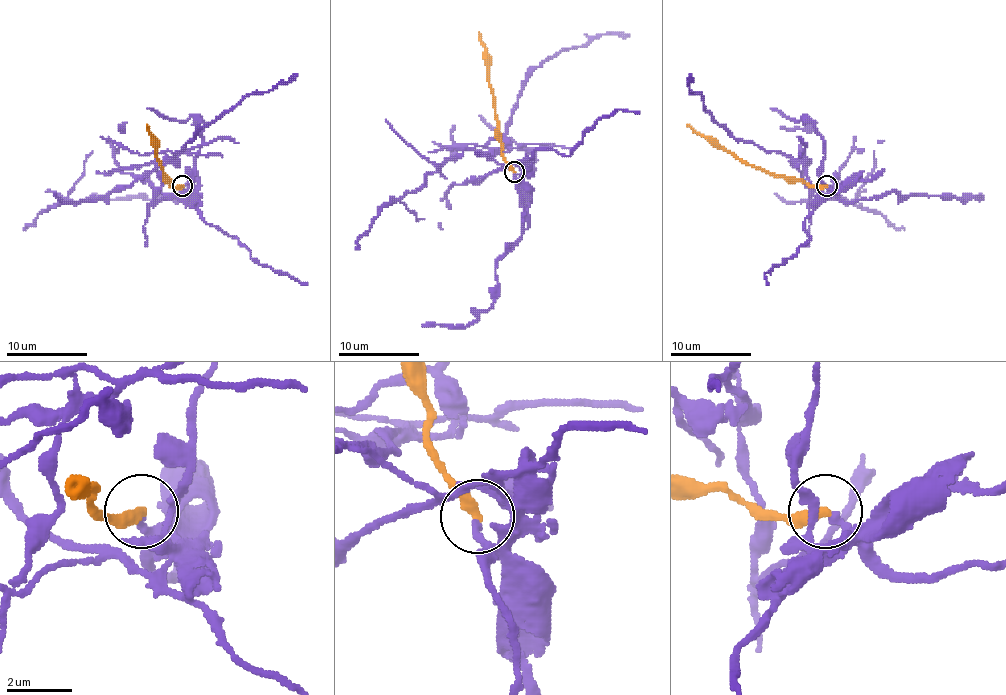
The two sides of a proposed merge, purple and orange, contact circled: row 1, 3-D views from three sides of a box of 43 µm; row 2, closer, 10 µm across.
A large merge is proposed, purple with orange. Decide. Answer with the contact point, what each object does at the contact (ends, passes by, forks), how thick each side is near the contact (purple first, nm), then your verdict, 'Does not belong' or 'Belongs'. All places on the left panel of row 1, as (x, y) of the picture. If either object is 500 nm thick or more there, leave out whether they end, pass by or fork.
Place: (182, 186). At the ring purple ends. At the ring orange ends. Thickness 240 nm (purple) against 360 nm. Does not belong

